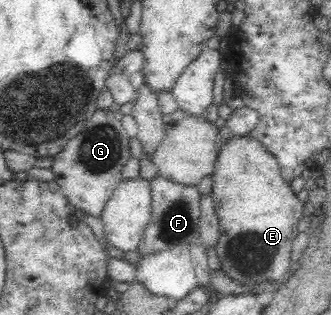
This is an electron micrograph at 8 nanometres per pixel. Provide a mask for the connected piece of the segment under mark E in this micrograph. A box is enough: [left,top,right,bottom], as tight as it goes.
[209,135,304,284]

